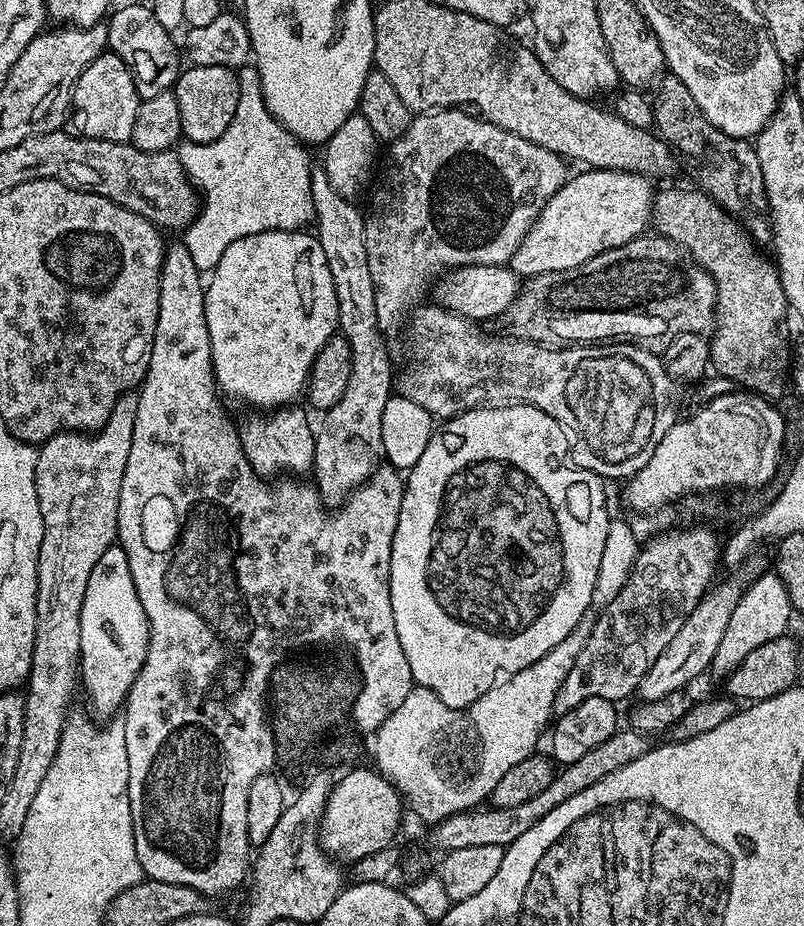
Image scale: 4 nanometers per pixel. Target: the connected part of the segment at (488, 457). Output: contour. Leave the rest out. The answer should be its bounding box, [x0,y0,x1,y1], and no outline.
[392,404,610,708]

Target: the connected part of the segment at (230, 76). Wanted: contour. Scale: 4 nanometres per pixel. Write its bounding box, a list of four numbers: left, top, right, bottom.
[174,64,242,143]

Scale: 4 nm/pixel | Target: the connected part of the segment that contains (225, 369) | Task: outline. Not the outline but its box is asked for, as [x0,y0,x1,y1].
[206,230,340,410]

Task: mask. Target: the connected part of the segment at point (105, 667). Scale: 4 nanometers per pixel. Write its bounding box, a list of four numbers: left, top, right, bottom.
[80,596,148,716]

